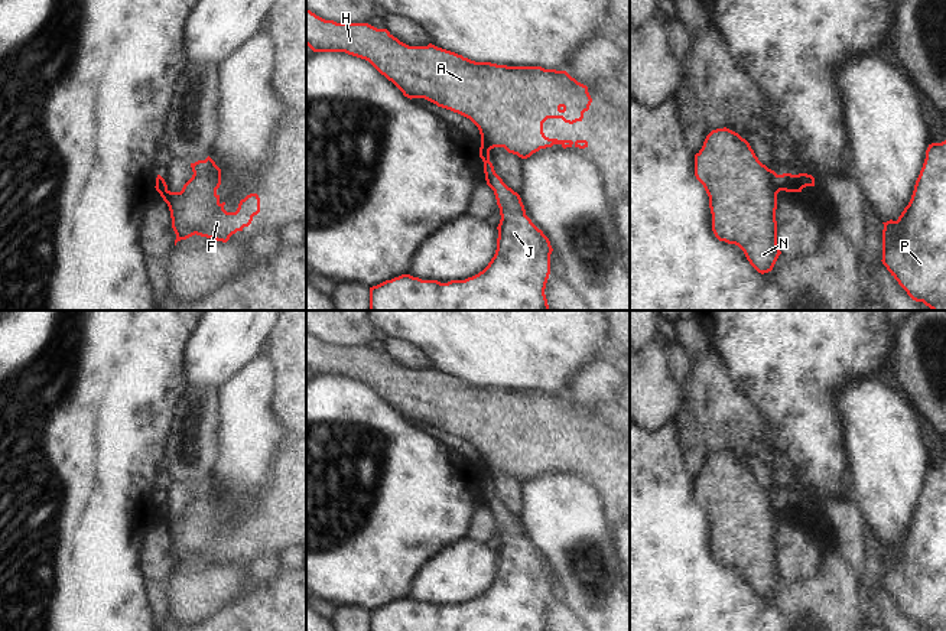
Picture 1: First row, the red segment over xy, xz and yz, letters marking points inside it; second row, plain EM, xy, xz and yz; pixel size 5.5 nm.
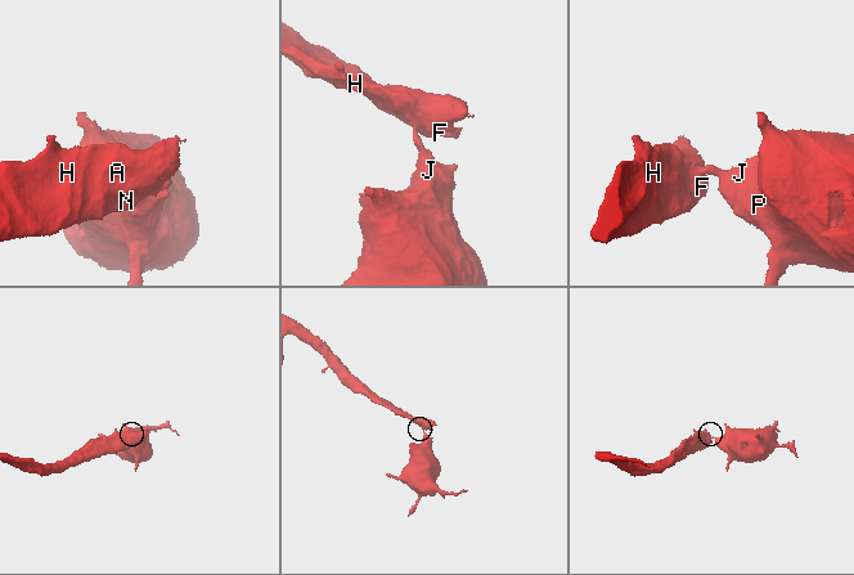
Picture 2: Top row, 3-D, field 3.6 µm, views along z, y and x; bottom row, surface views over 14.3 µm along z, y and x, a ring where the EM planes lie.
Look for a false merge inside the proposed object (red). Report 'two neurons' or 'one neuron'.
two neurons

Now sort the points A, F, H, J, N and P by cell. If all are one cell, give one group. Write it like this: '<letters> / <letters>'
A F H N / J P

